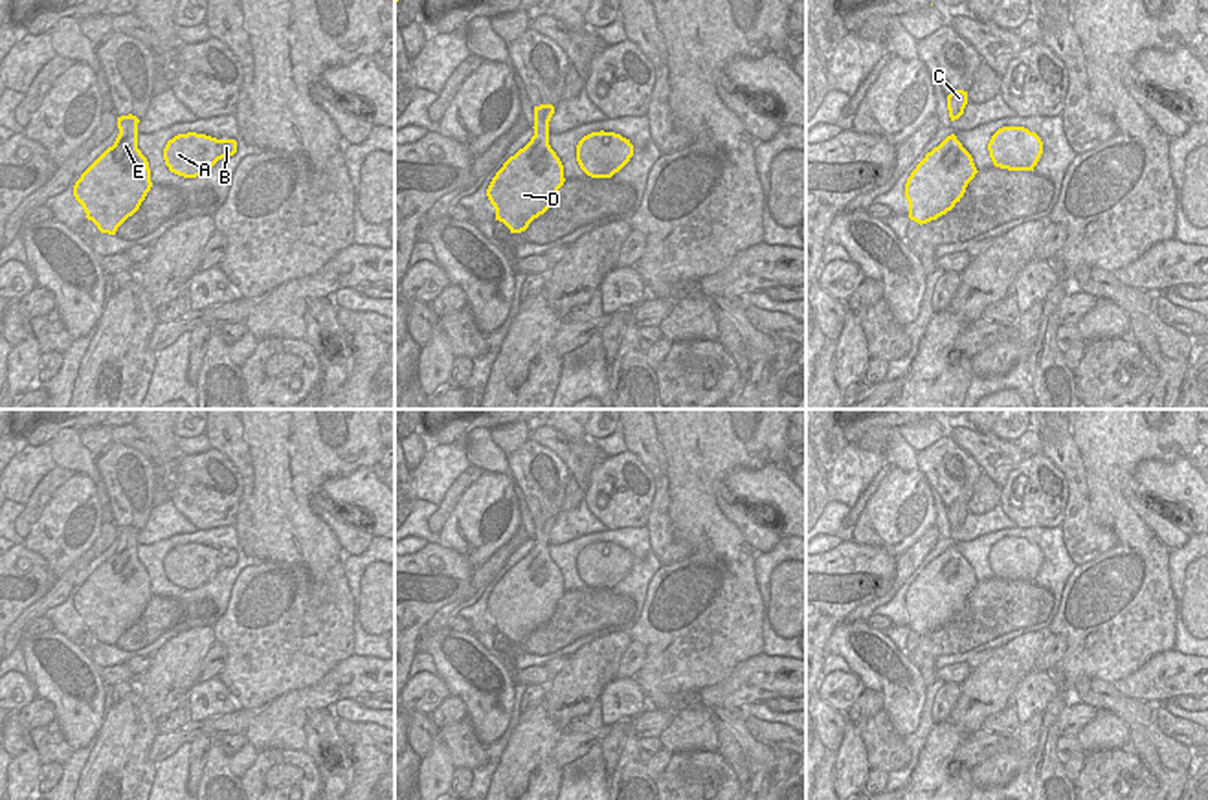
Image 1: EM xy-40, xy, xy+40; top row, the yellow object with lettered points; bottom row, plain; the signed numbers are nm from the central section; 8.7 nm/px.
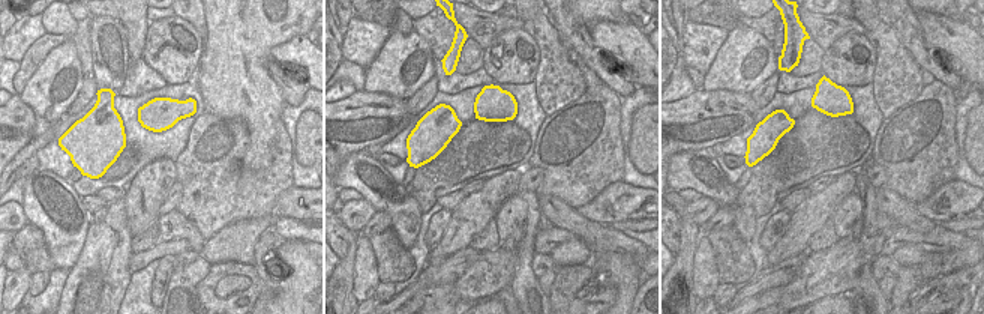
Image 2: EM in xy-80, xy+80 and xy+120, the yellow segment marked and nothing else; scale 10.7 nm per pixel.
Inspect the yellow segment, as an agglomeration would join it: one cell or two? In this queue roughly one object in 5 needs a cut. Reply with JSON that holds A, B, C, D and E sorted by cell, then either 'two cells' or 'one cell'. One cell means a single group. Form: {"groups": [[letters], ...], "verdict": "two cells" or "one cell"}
{"groups": [["A", "B", "C", "D", "E"]], "verdict": "one cell"}

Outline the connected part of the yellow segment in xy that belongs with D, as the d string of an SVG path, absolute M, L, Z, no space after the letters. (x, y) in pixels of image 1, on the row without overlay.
M553 516L534 517L534 547L510 567L492 589L487 607L496 620L496 631L510 644L521 644L543 626L564 596L564 576L549 556Z

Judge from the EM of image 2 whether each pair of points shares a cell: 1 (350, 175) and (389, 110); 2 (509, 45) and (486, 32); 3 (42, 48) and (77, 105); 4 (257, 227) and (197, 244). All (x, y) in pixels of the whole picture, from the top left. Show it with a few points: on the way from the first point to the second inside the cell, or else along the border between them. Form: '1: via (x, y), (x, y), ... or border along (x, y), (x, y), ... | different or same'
1: border along (363, 149), (351, 153), (339, 167) | different
2: border along (522, 27), (503, 30), (485, 50) | different
3: via (66, 38), (72, 38), (83, 48), (87, 81) | same
4: border along (206, 241), (200, 253) | different

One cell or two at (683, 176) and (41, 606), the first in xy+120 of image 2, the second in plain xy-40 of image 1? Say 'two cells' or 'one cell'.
two cells

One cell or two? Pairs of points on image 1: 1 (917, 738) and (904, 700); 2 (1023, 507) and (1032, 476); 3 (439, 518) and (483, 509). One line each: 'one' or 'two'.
1: two
2: one
3: two

